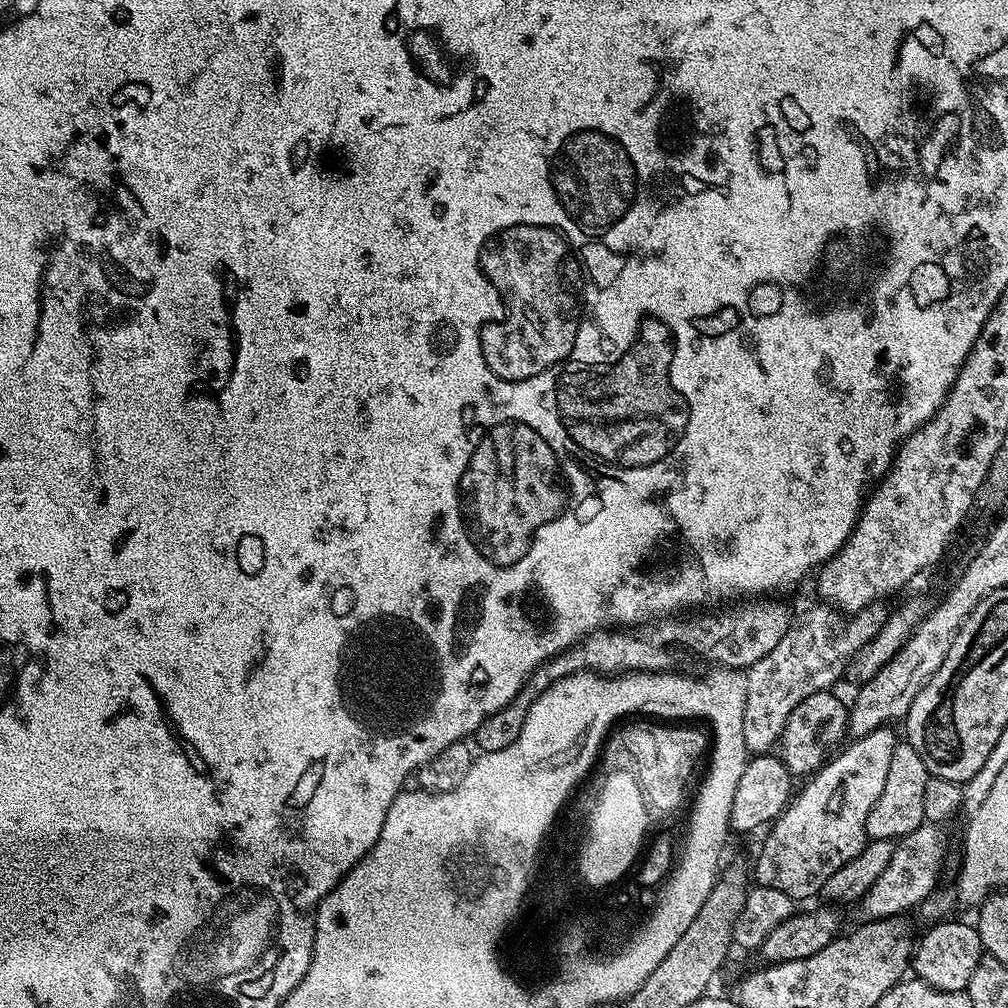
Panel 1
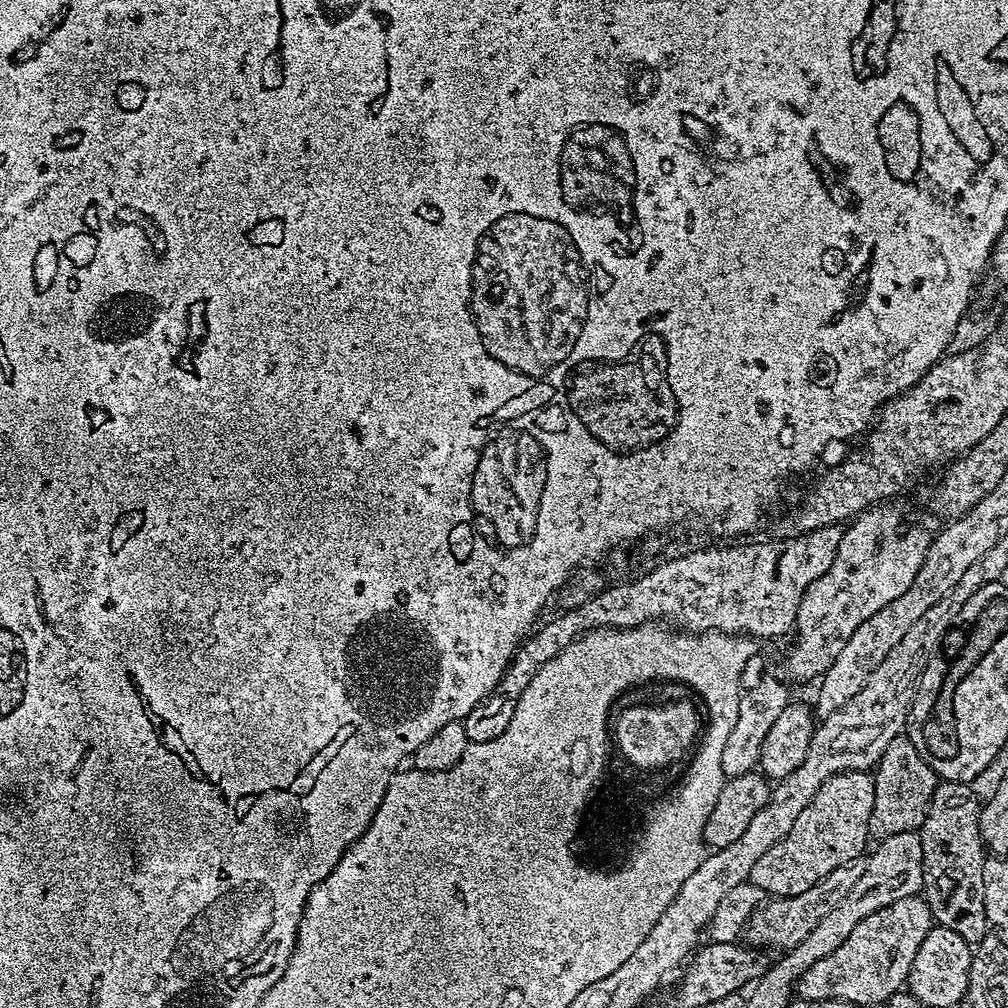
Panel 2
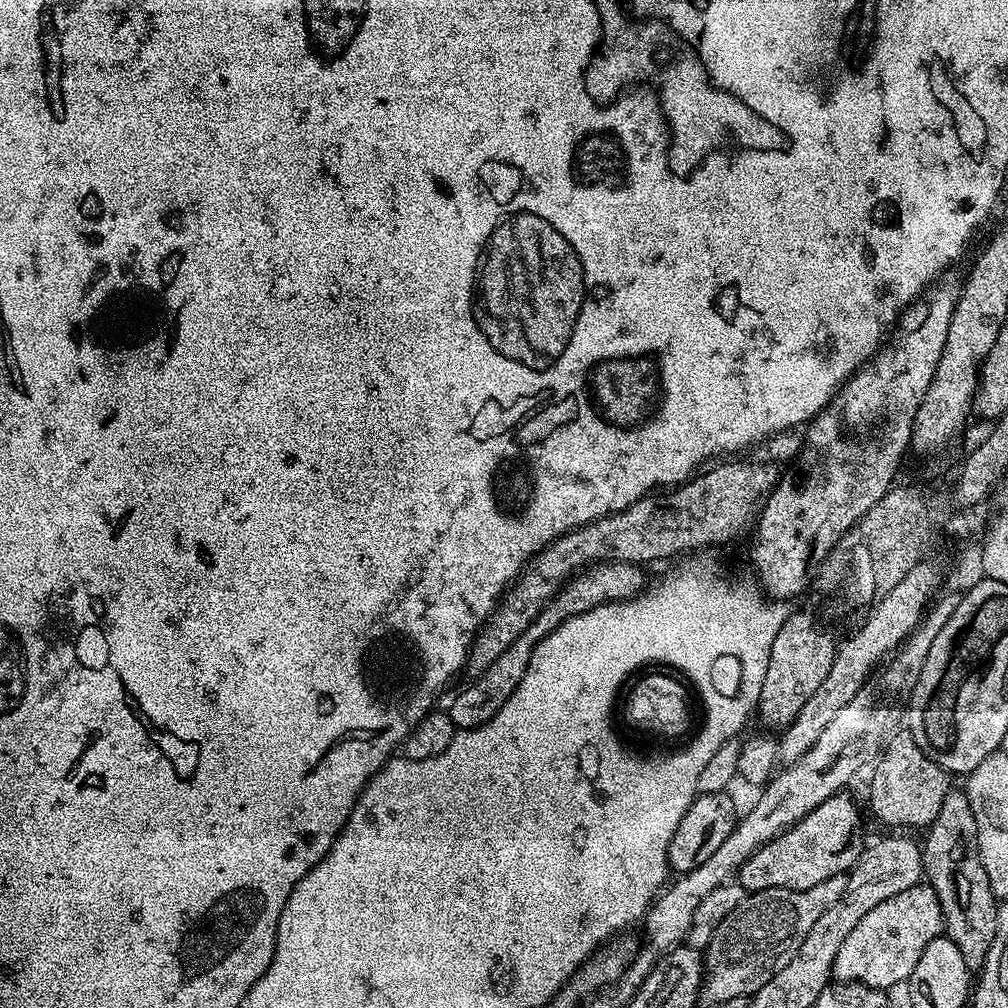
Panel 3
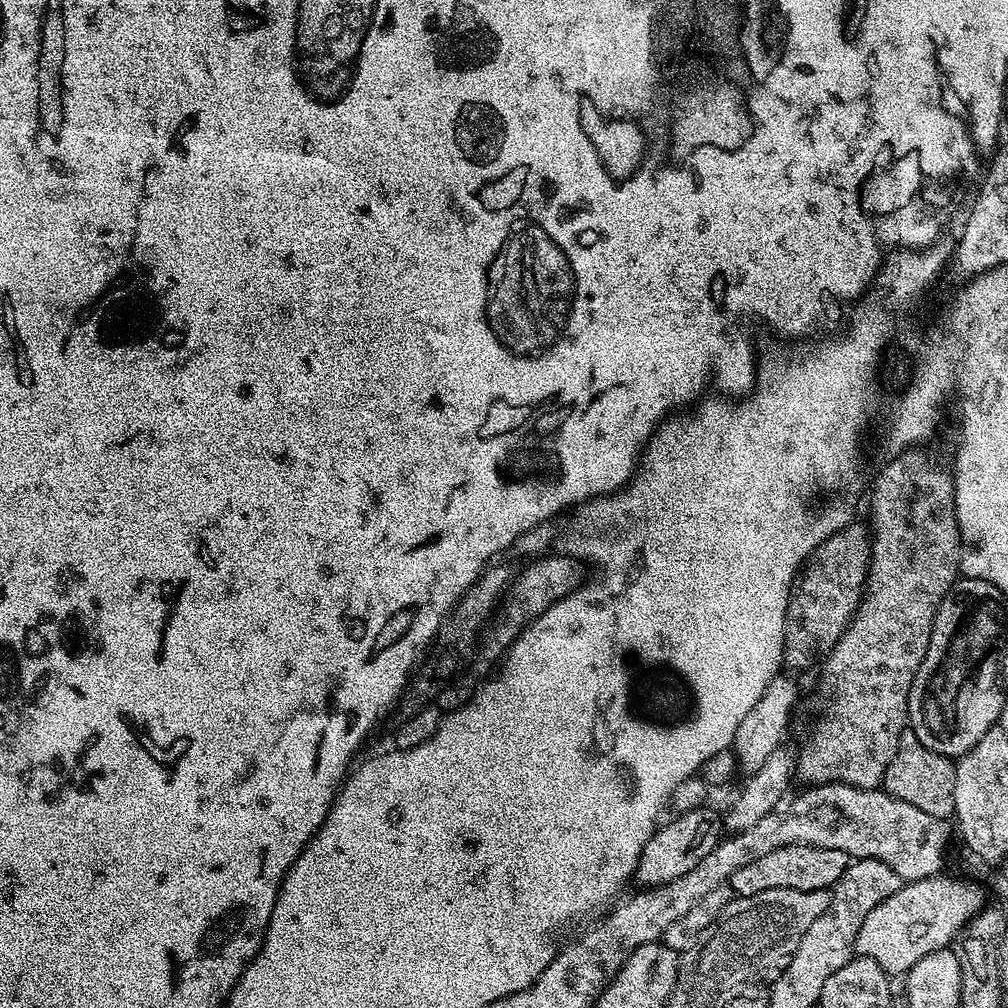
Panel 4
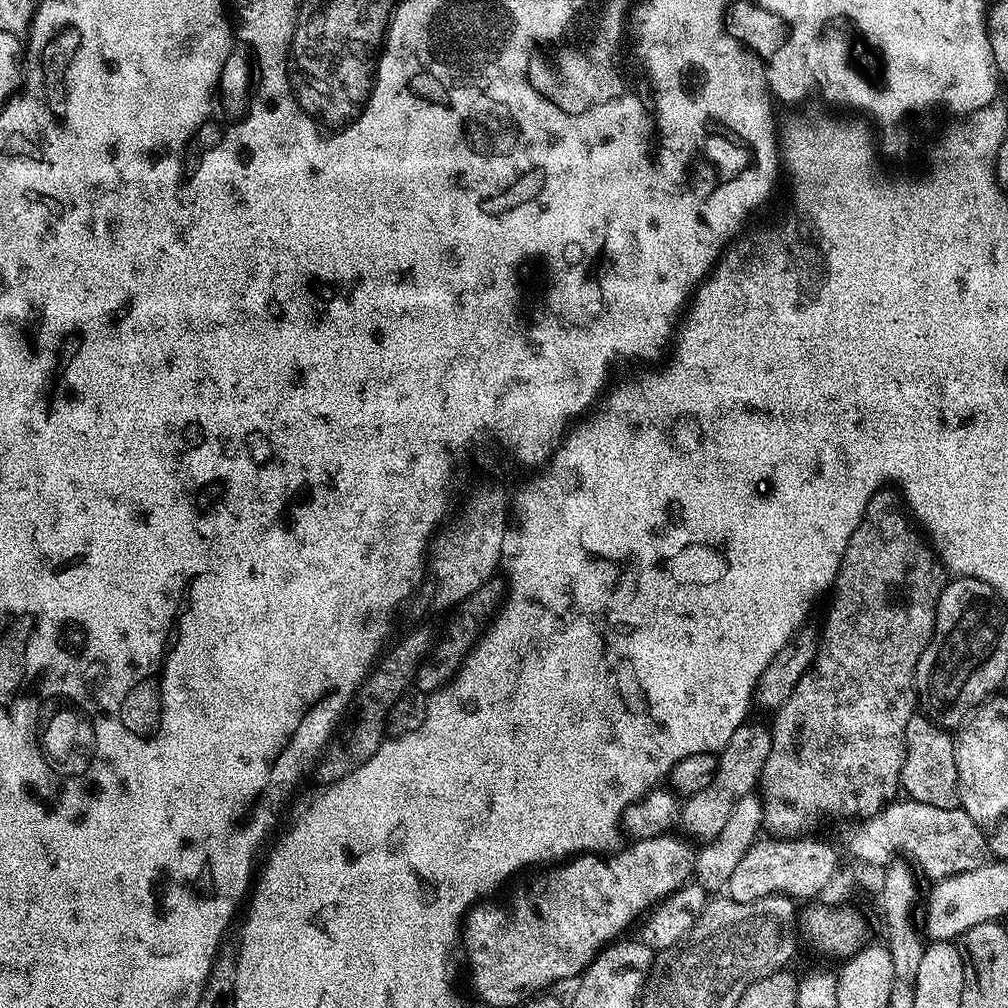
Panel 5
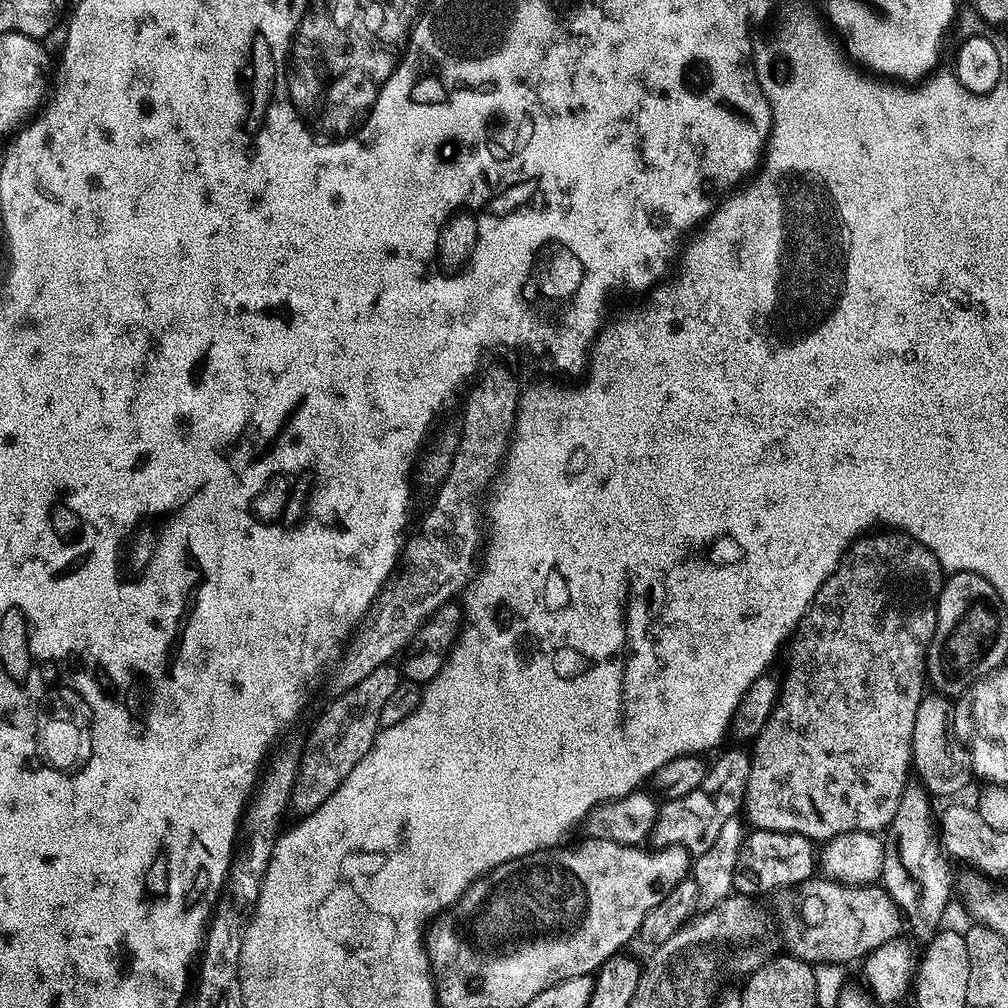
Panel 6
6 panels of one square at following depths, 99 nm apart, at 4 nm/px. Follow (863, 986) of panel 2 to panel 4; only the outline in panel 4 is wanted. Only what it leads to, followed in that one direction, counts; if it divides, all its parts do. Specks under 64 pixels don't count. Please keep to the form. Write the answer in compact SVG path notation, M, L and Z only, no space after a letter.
M937 874L927 876L921 880L910 880L901 883L900 889L890 898L878 902L870 914L866 914L866 922L862 922L862 930L856 935L856 956L865 956L878 962L878 966L889 974L907 974L926 954L930 954L939 948L949 947L959 937L960 932L972 921L981 908L985 907L984 892L976 884L968 880L955 880L952 876Z

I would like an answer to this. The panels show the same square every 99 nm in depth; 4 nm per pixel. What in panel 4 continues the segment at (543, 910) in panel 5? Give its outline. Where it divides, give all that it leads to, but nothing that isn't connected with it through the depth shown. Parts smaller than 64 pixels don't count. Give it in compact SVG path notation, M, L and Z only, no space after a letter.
M705 806L698 810L679 813L669 824L661 823L655 834L646 842L636 867L635 883L640 883L645 889L661 888L666 882L674 882L674 878L682 878L682 874L694 870L710 850L722 840L722 816L718 811L711 812L711 807Z

